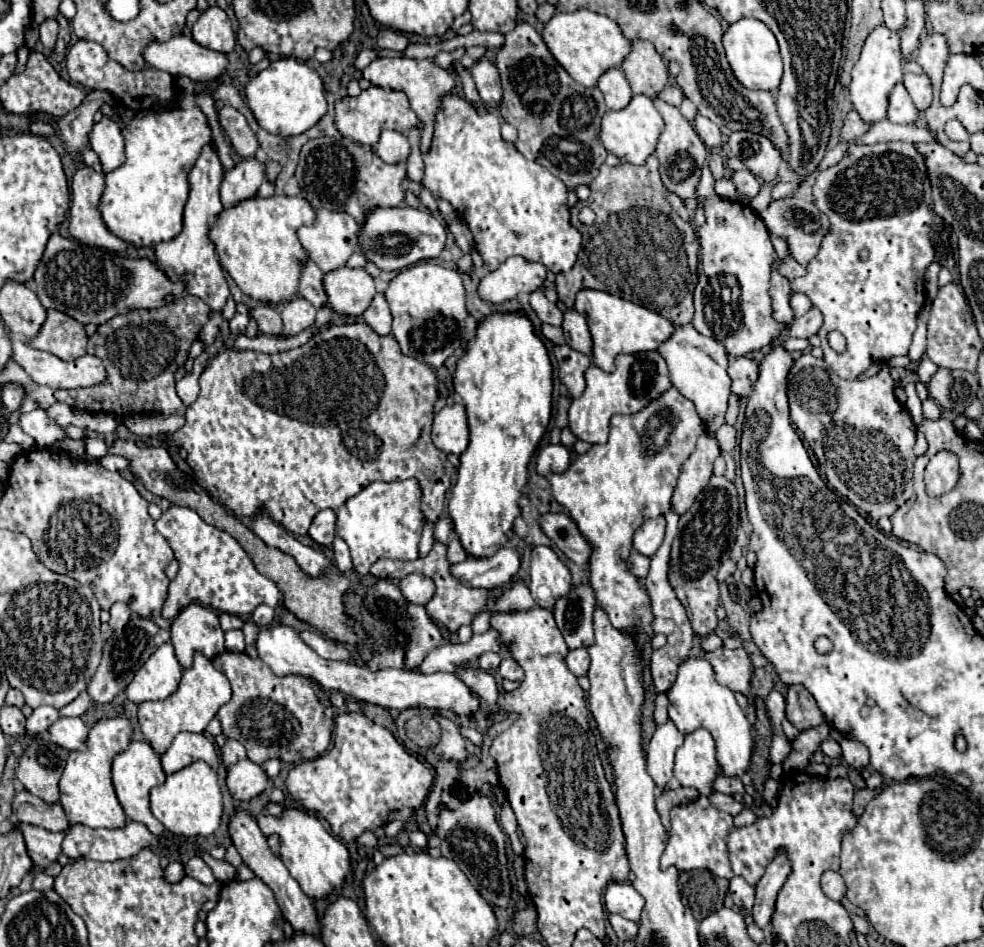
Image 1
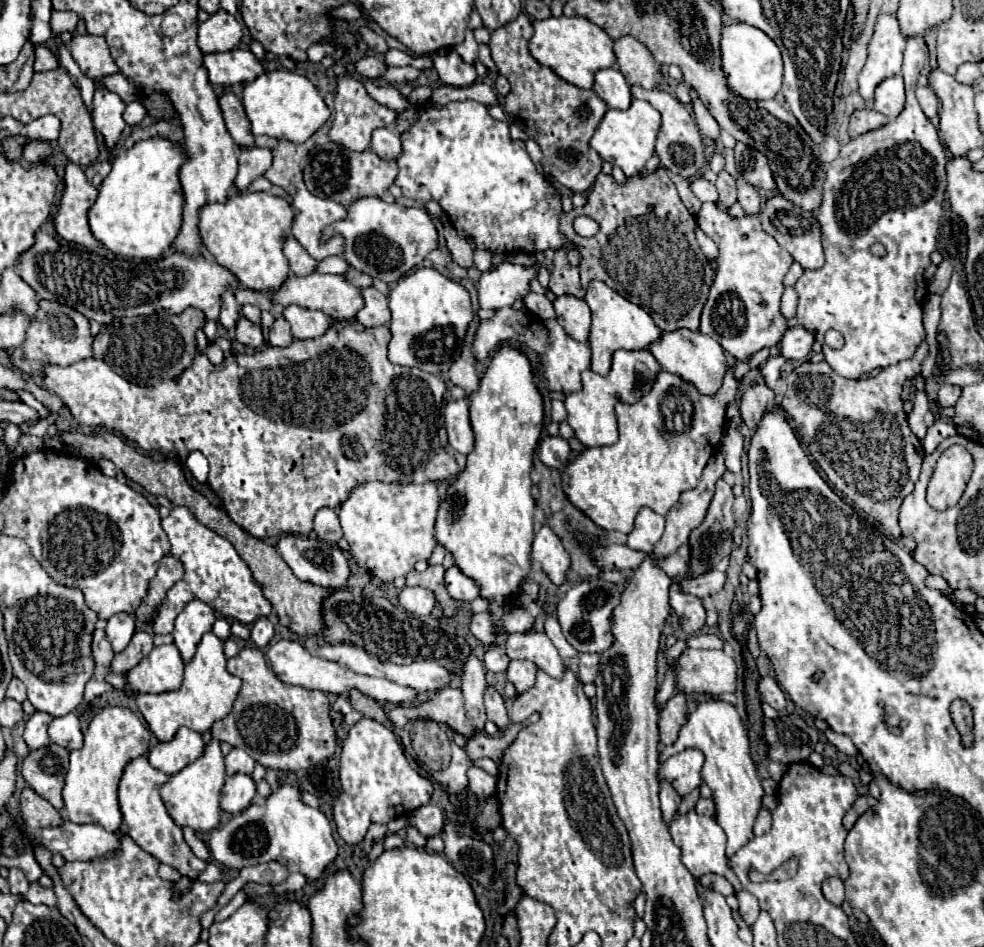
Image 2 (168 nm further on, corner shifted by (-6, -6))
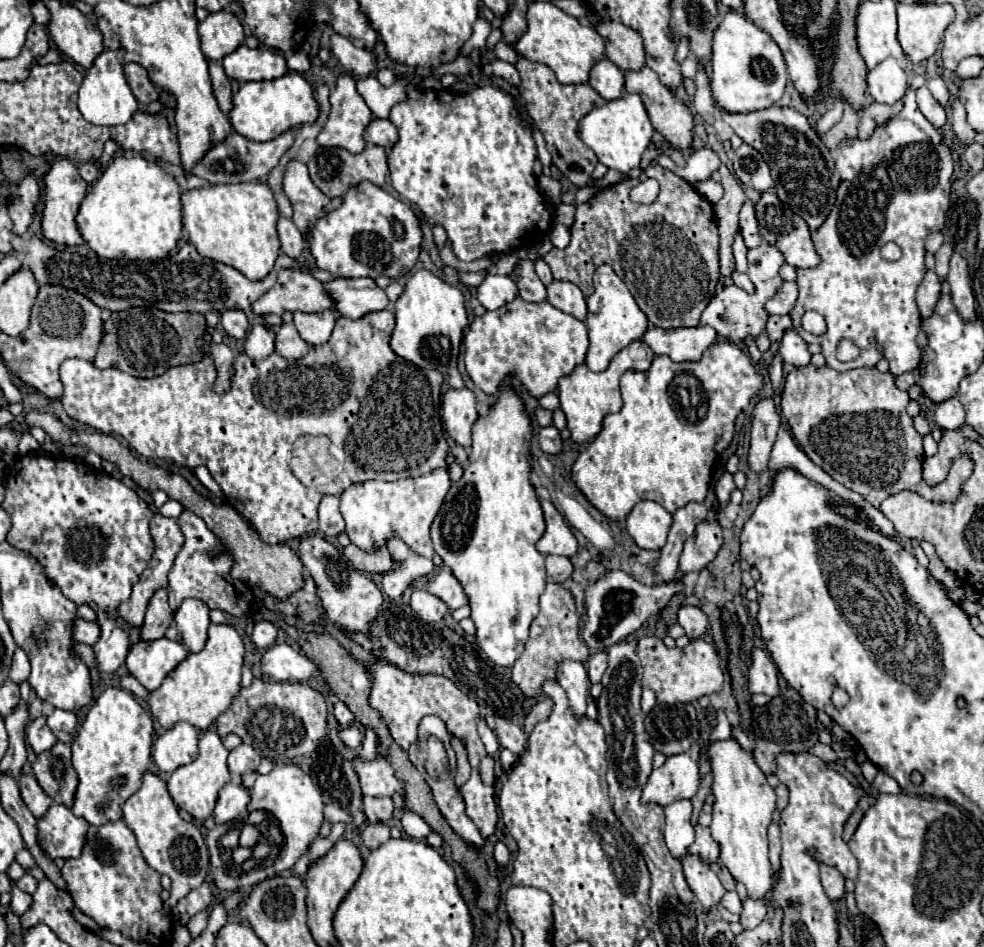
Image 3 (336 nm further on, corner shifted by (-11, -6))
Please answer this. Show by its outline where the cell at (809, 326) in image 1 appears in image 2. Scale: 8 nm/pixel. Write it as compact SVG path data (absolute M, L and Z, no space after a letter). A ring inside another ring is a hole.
M800 325L788 329L780 341L782 355L786 359L794 359L794 361L806 359L812 351L812 345L814 345L814 331L800 327Z

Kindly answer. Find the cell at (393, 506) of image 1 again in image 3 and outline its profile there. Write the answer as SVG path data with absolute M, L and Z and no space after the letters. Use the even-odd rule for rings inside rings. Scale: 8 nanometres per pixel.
M445 467L429 471L429 475L407 477L399 481L363 481L353 483L341 493L341 515L345 519L345 533L351 543L375 551L375 545L385 545L389 535L399 535L413 551L423 557L433 557L433 543L429 537L429 527L451 487L451 479Z

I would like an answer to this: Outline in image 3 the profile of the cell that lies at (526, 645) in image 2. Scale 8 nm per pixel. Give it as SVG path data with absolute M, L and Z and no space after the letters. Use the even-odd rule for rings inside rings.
M563 661L559 663L559 669L557 669L557 675L559 675L559 685L565 689L567 697L569 697L569 703L571 703L571 709L573 709L573 715L577 715L579 719L585 717L585 711L587 711L587 703L589 703L589 677L587 677L587 671L583 667L583 663L579 661Z

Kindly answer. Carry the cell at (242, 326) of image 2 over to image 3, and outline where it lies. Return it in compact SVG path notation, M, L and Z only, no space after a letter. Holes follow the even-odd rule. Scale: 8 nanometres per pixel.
M253 325L245 339L245 353L251 359L265 359L275 351L275 333L265 325Z

